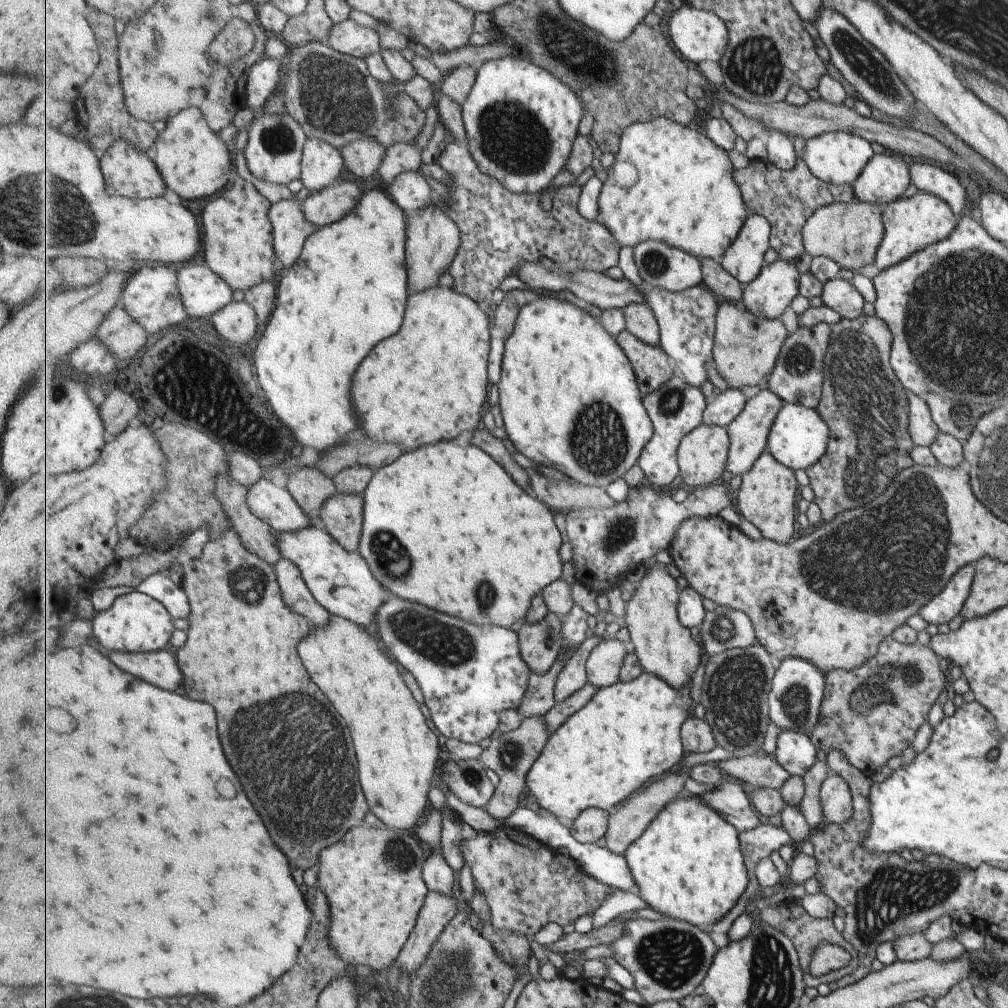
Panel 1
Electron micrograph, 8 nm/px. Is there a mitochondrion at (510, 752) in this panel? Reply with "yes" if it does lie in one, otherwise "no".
yes

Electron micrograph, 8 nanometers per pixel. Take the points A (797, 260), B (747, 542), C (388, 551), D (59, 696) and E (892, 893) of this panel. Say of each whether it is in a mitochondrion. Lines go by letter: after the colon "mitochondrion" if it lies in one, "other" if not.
A: other
B: other
C: mitochondrion
D: other
E: mitochondrion

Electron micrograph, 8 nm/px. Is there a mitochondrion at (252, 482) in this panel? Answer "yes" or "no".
no

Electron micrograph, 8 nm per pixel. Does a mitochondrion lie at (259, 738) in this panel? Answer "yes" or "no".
yes

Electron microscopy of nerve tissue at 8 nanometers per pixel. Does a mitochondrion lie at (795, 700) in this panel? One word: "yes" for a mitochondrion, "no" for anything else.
yes

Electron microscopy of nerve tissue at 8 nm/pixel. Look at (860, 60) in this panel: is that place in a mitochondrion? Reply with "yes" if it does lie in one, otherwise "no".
yes

